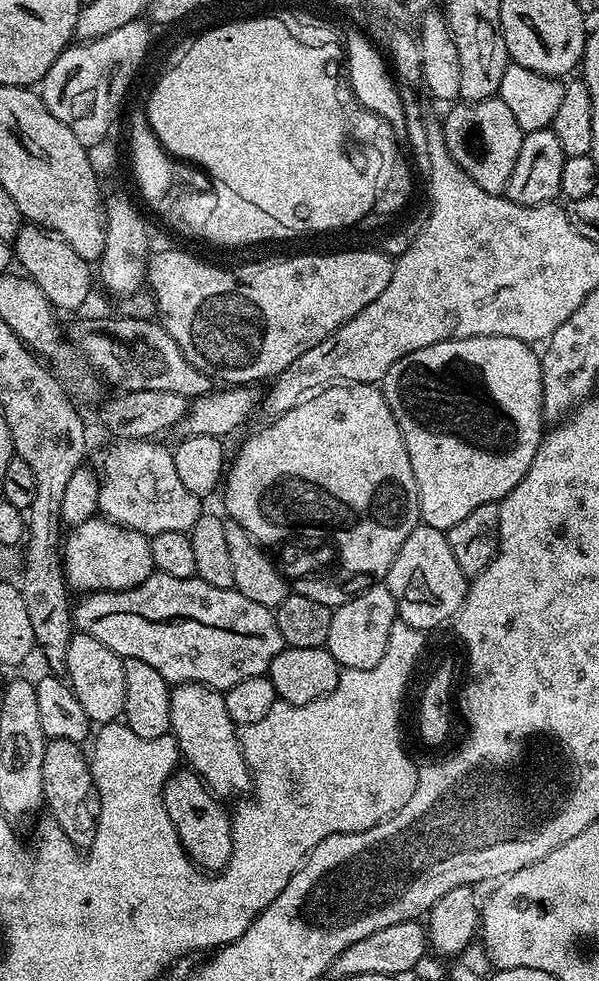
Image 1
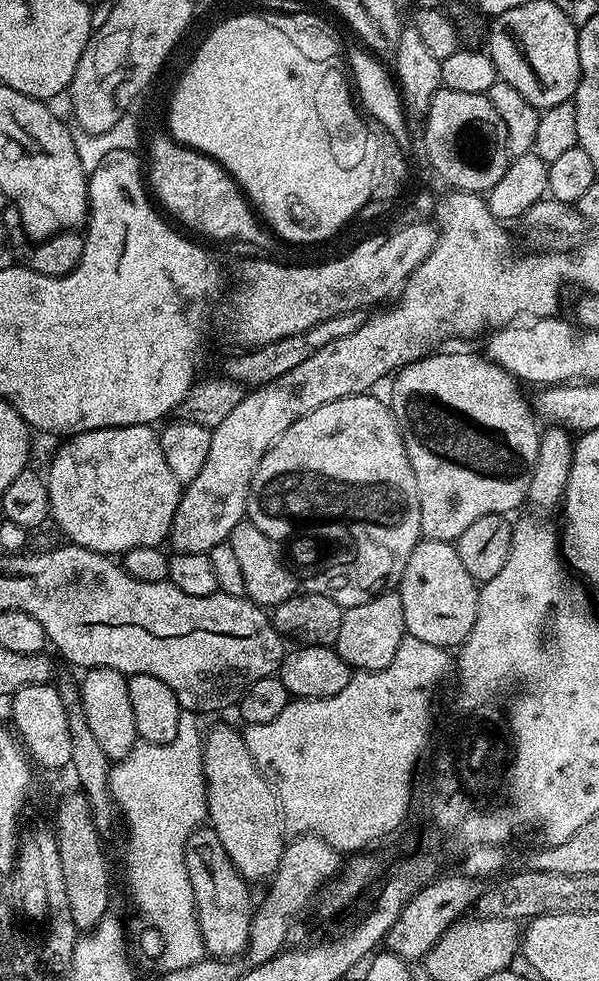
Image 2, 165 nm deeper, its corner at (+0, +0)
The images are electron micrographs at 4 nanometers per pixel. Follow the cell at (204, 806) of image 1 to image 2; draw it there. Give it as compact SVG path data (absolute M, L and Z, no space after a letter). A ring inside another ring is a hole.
M211 826L195 828L186 838L186 874L194 890L196 921L202 934L204 951L212 958L240 958L248 948L254 899L249 881L230 862L230 854Z

